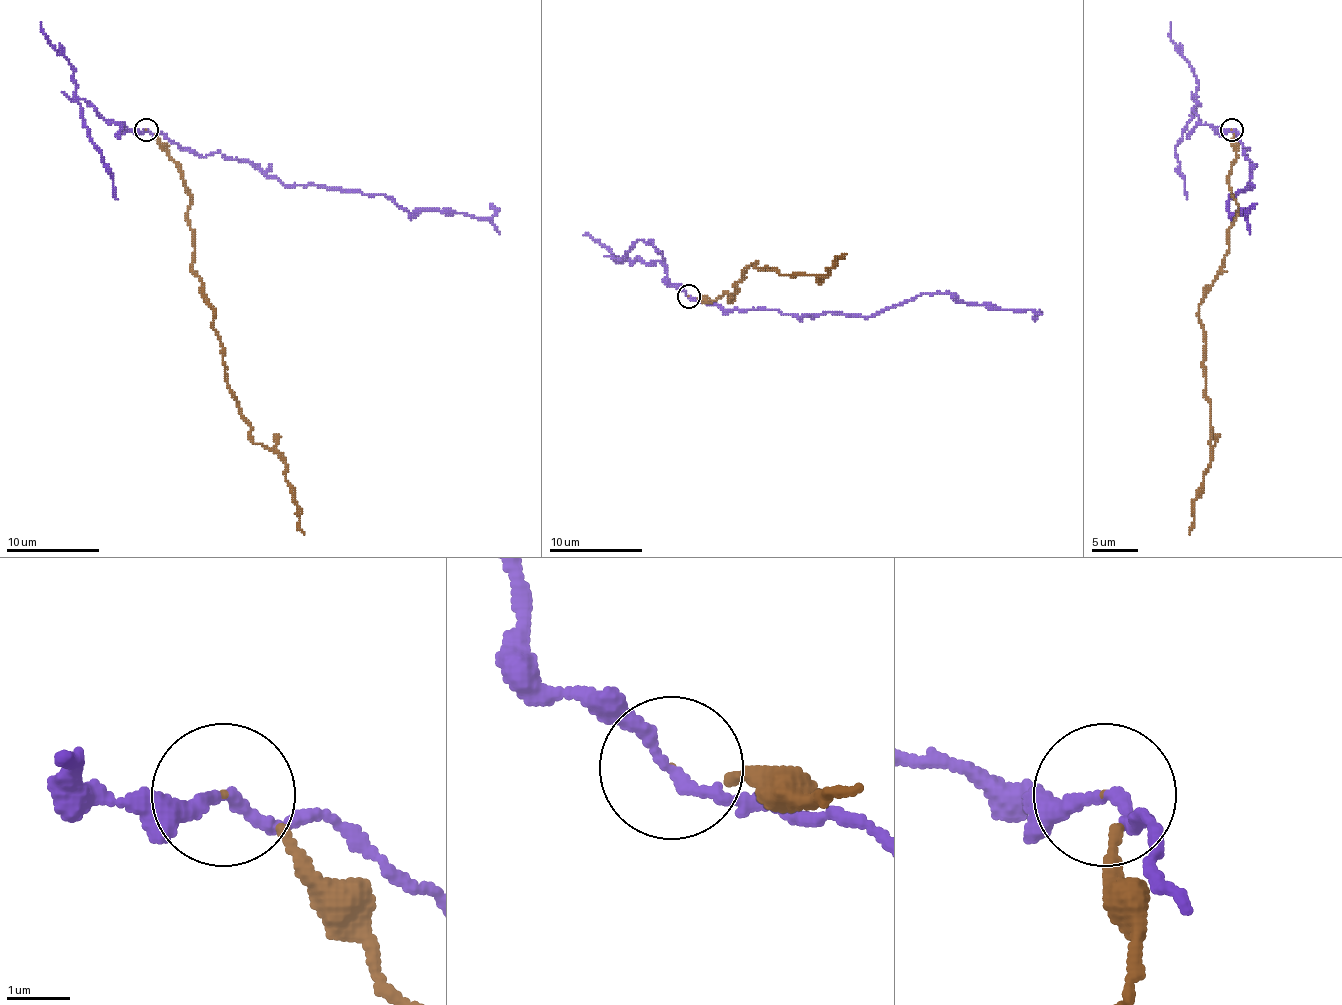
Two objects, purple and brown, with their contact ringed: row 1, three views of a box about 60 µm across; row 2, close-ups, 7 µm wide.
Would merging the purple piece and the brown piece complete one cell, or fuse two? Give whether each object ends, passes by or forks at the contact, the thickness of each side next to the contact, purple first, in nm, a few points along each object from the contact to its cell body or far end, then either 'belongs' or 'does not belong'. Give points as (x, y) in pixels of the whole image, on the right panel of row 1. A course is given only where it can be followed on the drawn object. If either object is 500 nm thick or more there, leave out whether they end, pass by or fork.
purple passes by | brown ends | 180/30 nm | purple via (1231, 129), (1252, 173), (1252, 187), (1229, 194), (1231, 213), (1245, 218), (1257, 204) | brown via (1231, 129), (1236, 159), (1229, 173), (1238, 215), (1222, 271), (1198, 308), (1210, 448), (1189, 534) | does not belong

